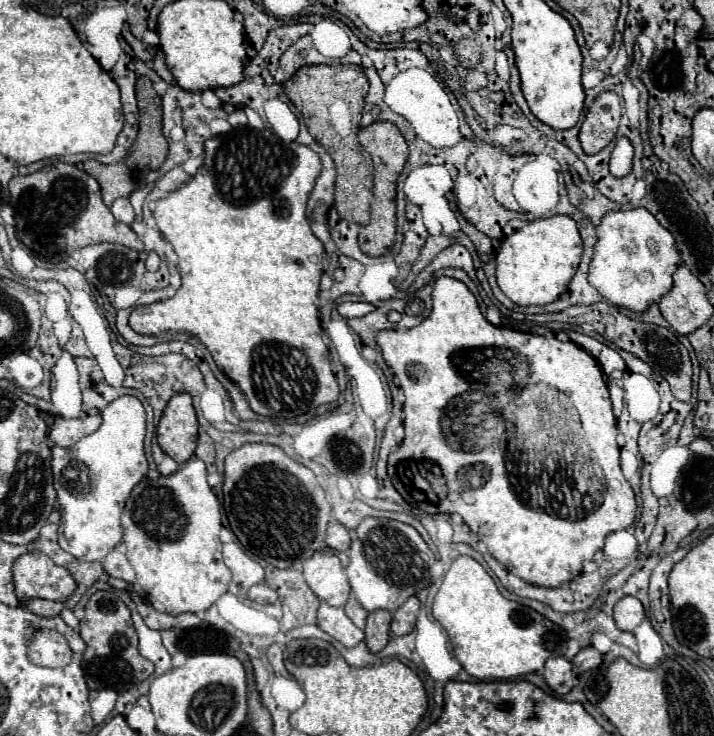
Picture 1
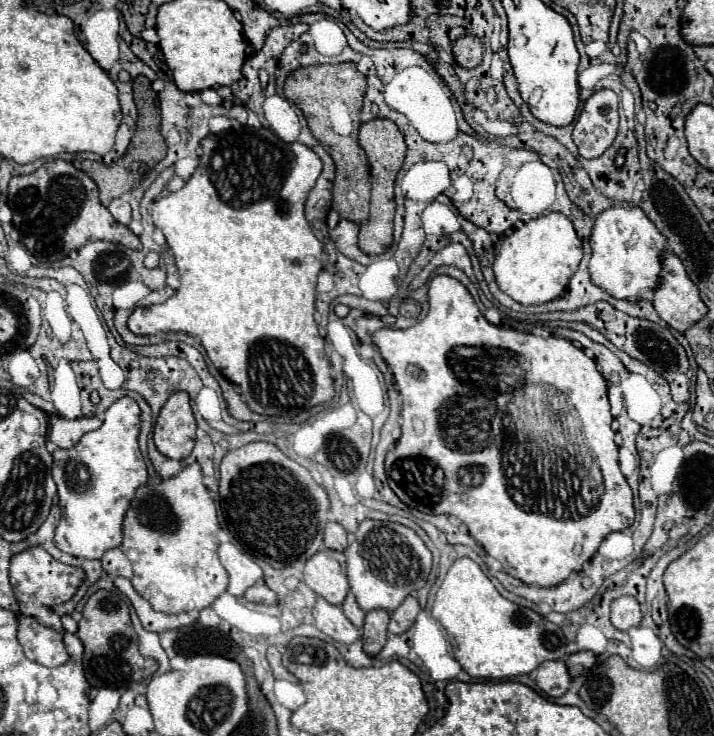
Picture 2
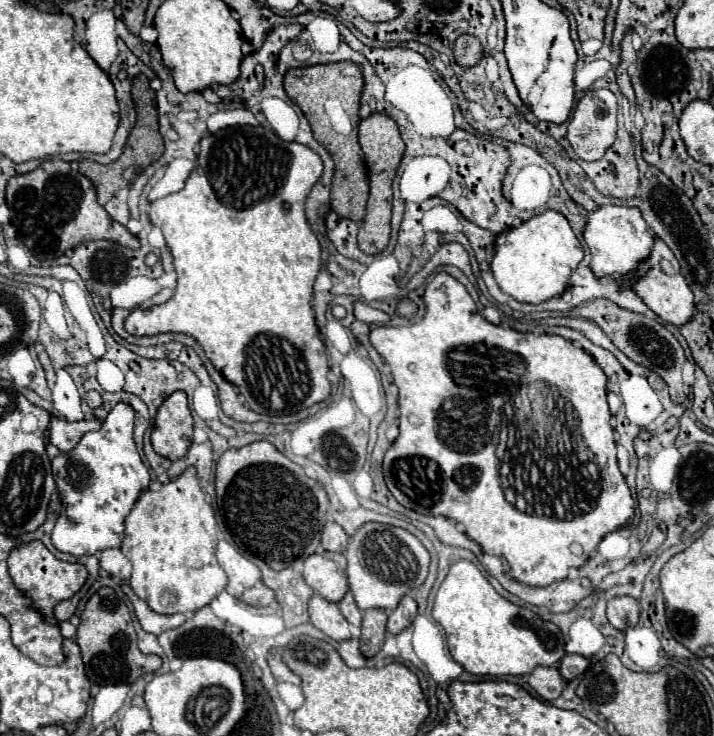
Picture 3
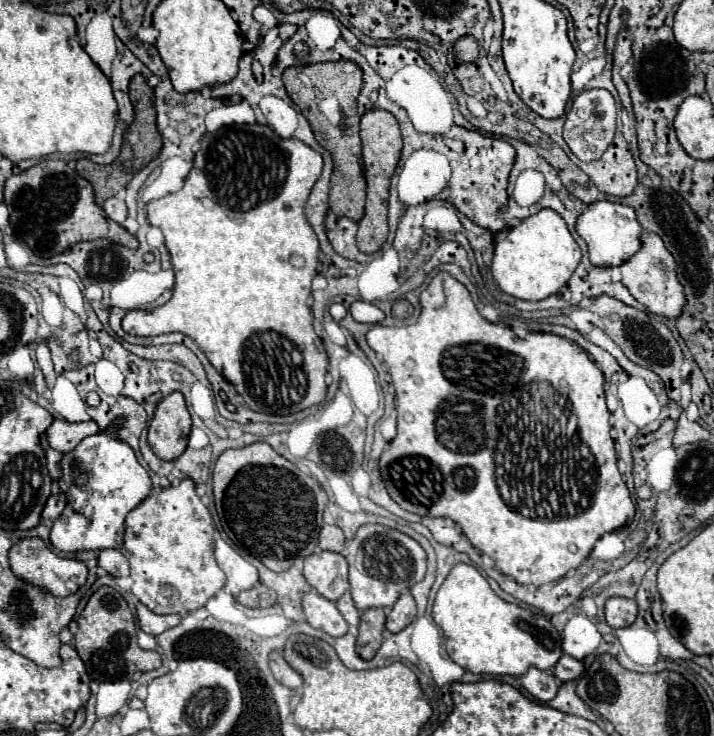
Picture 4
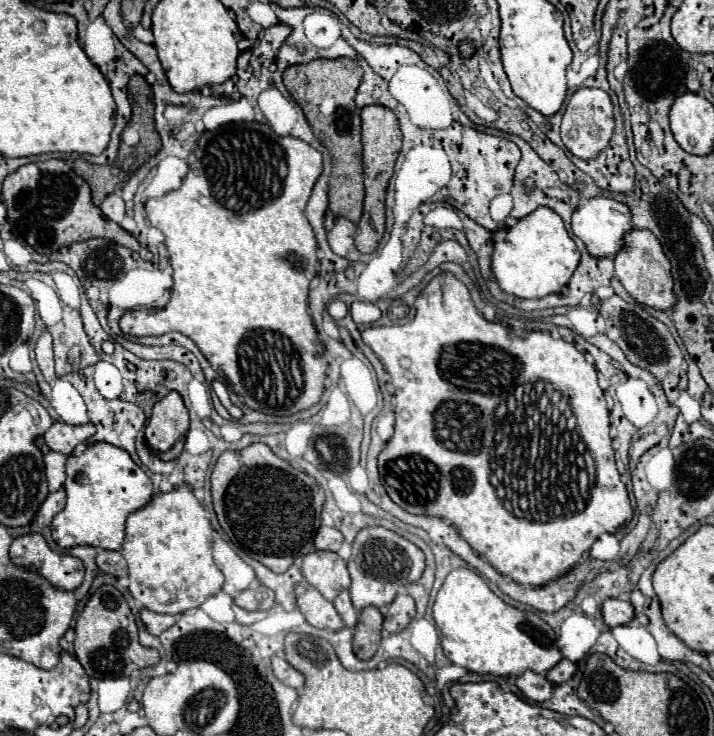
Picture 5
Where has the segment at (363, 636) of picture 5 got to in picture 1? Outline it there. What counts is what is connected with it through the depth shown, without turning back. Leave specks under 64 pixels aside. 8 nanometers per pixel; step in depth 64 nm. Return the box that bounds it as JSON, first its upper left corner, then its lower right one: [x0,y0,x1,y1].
[364,610,392,654]

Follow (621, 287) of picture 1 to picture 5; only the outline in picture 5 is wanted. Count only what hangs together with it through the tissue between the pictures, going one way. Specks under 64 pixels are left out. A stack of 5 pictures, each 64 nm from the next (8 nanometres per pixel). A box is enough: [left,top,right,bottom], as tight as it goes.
[572,196,632,258]

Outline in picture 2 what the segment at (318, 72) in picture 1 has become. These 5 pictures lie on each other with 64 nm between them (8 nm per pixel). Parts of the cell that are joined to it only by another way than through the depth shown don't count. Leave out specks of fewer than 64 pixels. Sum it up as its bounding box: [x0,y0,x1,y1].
[284,62,370,224]

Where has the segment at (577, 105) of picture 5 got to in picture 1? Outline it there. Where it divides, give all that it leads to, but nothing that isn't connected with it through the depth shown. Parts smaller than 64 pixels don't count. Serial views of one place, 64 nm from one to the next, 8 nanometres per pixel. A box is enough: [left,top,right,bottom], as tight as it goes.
[580,90,620,154]

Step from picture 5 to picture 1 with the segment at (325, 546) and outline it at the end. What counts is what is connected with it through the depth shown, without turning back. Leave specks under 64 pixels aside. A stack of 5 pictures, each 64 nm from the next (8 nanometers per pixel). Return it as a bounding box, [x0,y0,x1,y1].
[326,522,350,550]

